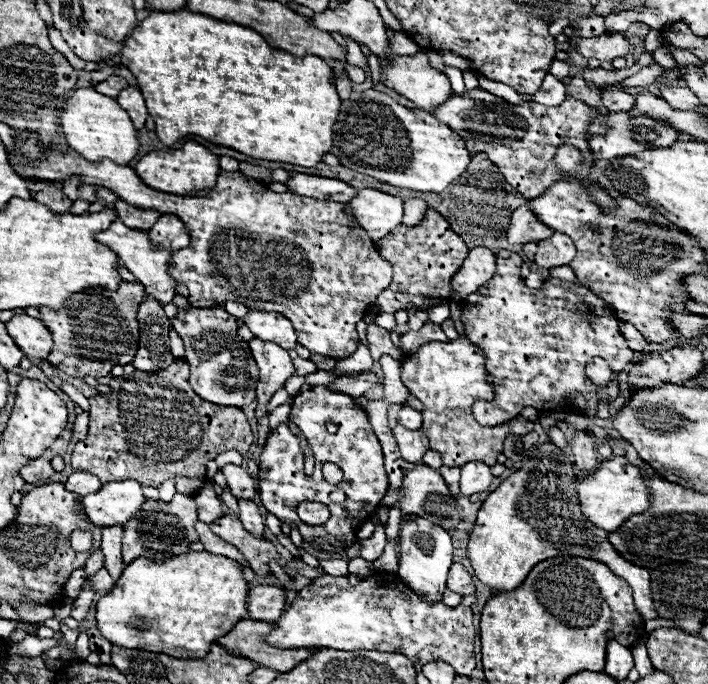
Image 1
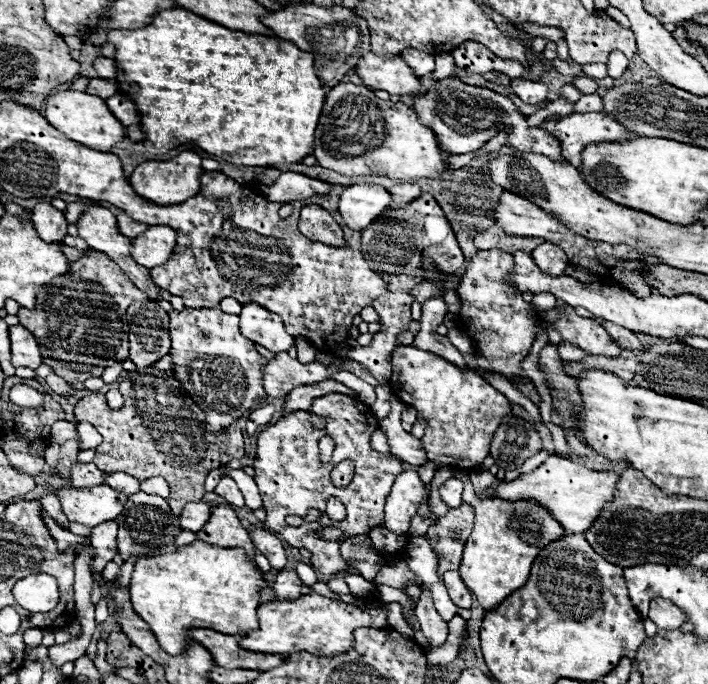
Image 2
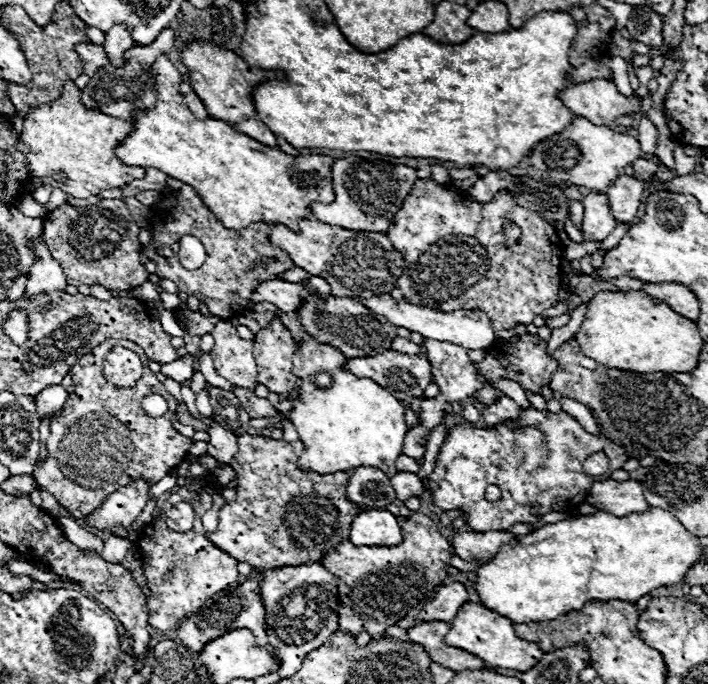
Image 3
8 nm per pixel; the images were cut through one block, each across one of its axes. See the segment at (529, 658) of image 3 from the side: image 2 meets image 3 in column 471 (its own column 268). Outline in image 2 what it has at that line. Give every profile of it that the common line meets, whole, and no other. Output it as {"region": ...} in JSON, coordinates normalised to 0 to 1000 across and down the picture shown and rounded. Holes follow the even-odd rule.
{"region":[[[446,865],[427,868],[418,877],[367,883],[364,889],[364,918],[356,921],[347,933],[339,936],[345,950],[370,953],[370,956],[412,956],[412,953],[438,953],[446,959],[475,959],[486,950],[497,950],[500,921],[506,918],[548,918],[548,883],[534,874],[514,874],[523,889],[508,889],[503,883],[489,883],[452,871]]]}

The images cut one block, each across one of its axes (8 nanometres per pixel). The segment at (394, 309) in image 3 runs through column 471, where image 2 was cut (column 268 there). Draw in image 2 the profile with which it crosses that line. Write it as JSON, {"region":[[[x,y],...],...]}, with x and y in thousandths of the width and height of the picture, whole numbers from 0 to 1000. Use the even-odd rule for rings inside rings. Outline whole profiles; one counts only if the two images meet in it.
{"region":[[[364,444],[342,447],[339,485],[381,515],[407,515],[415,506],[415,494],[404,485],[395,462]]]}

